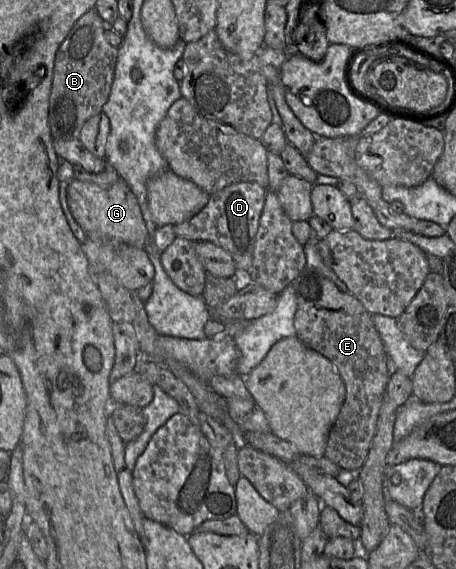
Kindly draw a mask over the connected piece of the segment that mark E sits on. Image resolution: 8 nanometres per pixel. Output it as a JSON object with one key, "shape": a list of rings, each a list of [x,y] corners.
{"shape":[[[308,266],[303,268],[292,282],[292,286],[297,303],[297,311],[294,316],[295,335],[306,346],[332,362],[346,389],[345,400],[330,429],[323,456],[339,466],[341,470],[357,472],[362,467],[368,454],[387,383],[392,372],[398,369],[393,368],[390,362],[382,339],[373,324],[372,314],[351,293],[341,291],[331,280]]]}

